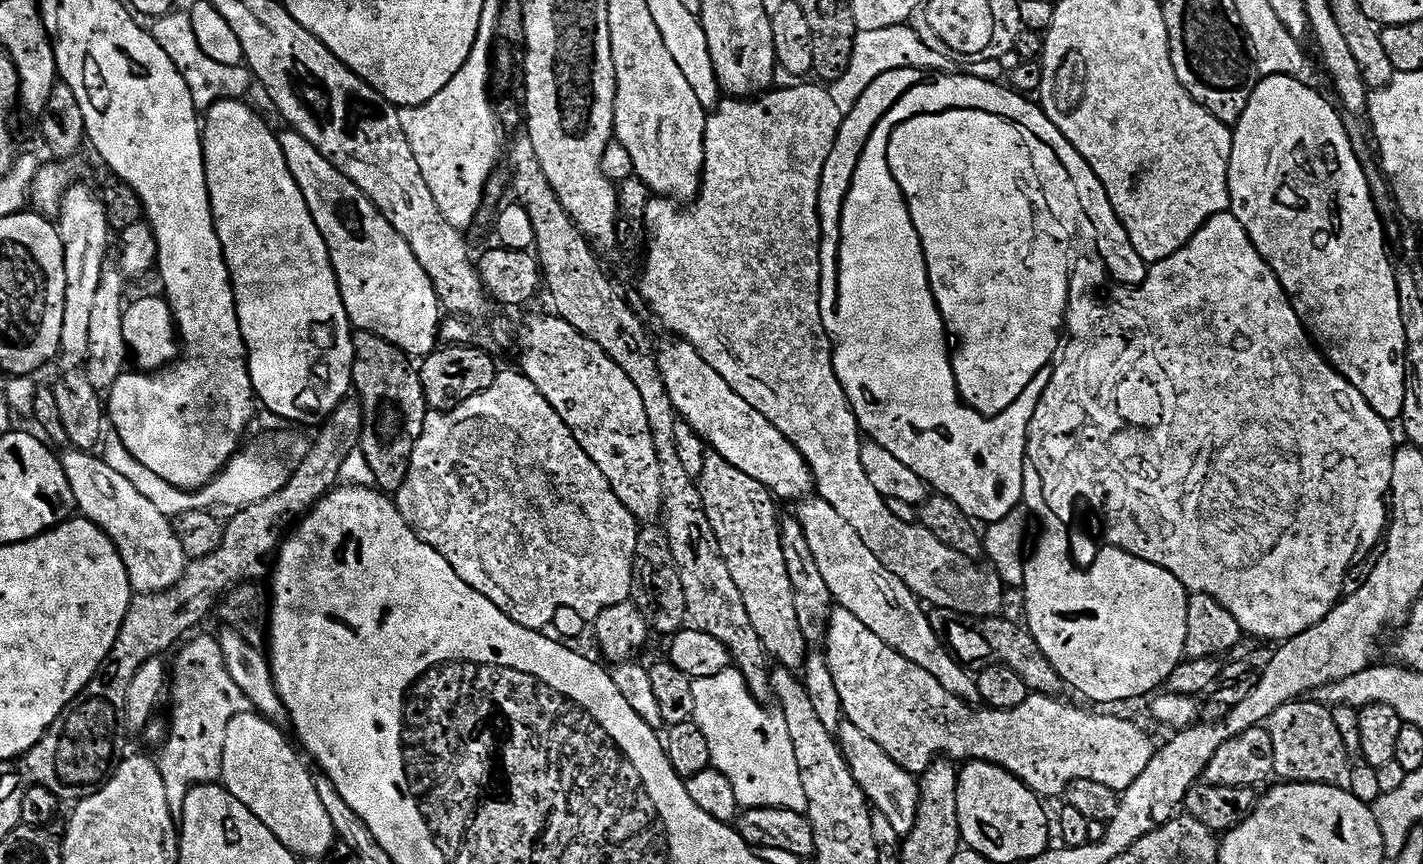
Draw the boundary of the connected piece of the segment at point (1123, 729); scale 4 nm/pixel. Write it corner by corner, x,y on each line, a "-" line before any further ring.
839,606
833,607
828,623
826,637
826,655
830,674
834,674
834,686
838,686
838,698
842,698
845,717
858,726
858,730
870,734
898,766
913,774
927,773
928,767
937,758
947,757
953,762
985,760
1004,768
1017,776
1030,791
1041,798
1047,796
1063,797
1069,785
1076,780
1093,780
1110,786
1115,792
1123,794
1131,786
1134,778
1150,766
1150,758
1156,753
1157,745
1143,732
1139,723
1120,721
1107,717
1099,710
1087,712
1084,708
1075,708
1067,704
1067,699
1055,696
1030,694
1022,706
1013,708
981,707
981,712
969,701
960,700
934,678
926,674
922,666
902,658
898,650
886,646
878,634
873,634
850,610

